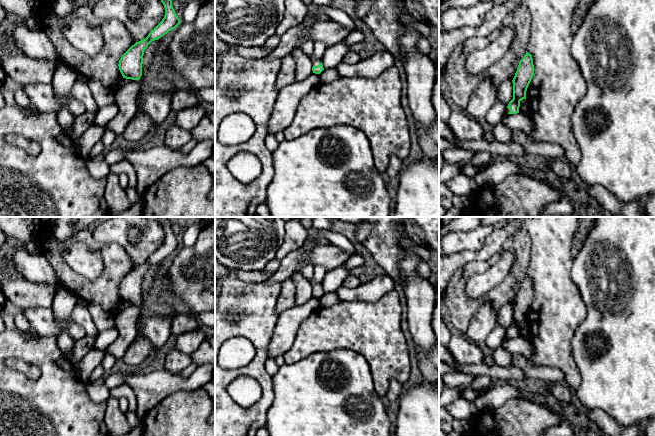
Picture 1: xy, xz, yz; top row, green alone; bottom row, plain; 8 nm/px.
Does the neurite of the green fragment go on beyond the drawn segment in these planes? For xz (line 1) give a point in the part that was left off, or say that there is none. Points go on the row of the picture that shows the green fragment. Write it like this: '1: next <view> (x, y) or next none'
1: next xz (315, 62)

